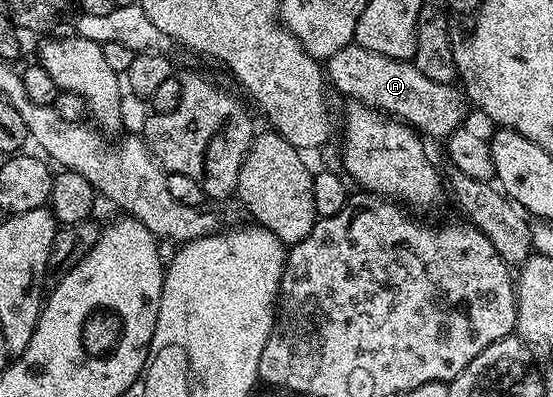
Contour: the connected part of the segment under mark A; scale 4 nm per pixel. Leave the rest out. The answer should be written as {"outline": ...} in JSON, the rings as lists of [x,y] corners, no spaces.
{"outline":[[[350,44],[327,60],[327,78],[332,89],[334,86],[339,93],[346,94],[346,99],[382,110],[398,122],[405,122],[413,127],[418,135],[426,139],[445,140],[450,134],[462,129],[464,122],[461,121],[465,118],[465,106],[467,107],[464,93],[456,85],[427,80],[427,76],[423,76],[423,72],[419,72],[412,61],[379,56],[379,52]]]}

